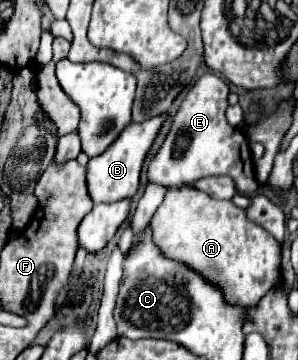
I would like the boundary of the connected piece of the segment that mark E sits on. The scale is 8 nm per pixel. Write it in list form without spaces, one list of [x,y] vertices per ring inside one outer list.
[[[203,73],[201,79],[195,81],[195,85],[183,97],[163,145],[151,157],[147,179],[161,181],[165,187],[183,187],[199,177],[229,175],[237,183],[239,193],[253,195],[259,191],[261,185],[253,173],[253,157],[247,137],[237,127],[231,127],[225,119],[227,95],[229,87],[223,79],[219,79],[219,75]]]

